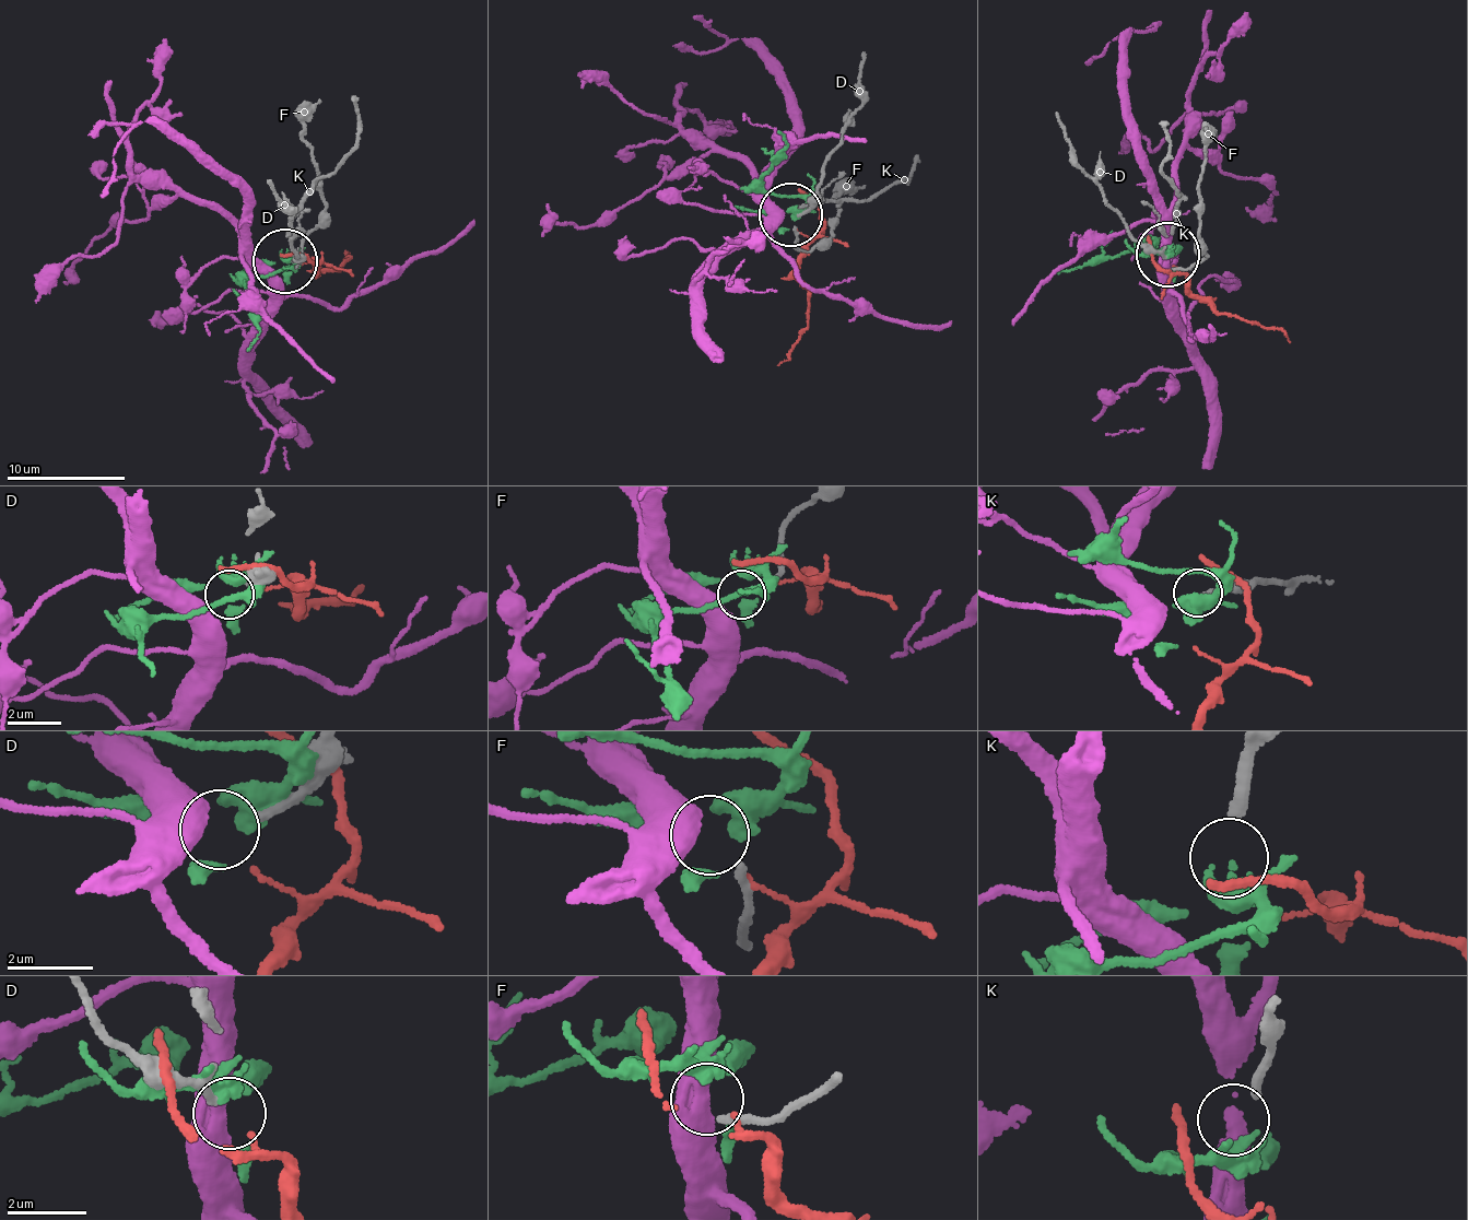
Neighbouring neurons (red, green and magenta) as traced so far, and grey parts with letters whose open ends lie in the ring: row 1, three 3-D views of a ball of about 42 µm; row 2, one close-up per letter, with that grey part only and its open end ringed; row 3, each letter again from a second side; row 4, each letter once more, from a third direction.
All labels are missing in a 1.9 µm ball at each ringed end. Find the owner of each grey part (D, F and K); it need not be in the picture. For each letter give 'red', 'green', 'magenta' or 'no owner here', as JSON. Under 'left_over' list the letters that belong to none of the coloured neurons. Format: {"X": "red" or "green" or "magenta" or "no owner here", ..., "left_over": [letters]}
{"D": "no owner here", "F": "magenta", "K": "green", "left_over": ["D"]}

